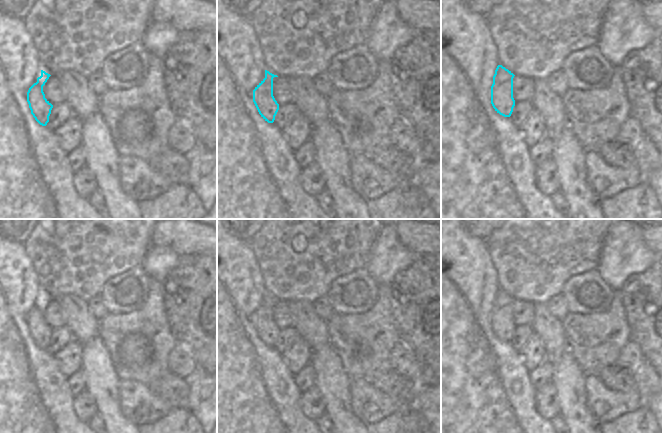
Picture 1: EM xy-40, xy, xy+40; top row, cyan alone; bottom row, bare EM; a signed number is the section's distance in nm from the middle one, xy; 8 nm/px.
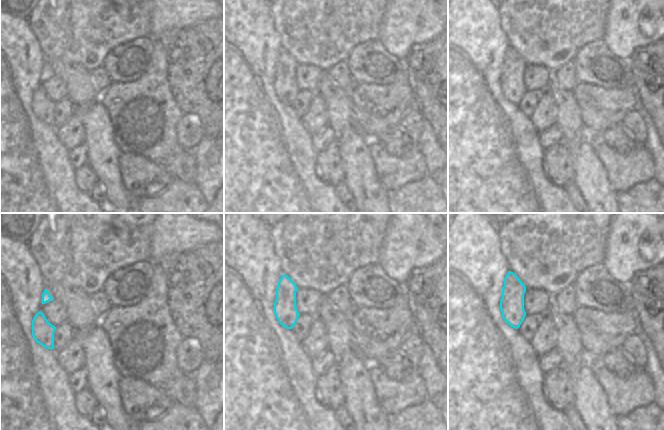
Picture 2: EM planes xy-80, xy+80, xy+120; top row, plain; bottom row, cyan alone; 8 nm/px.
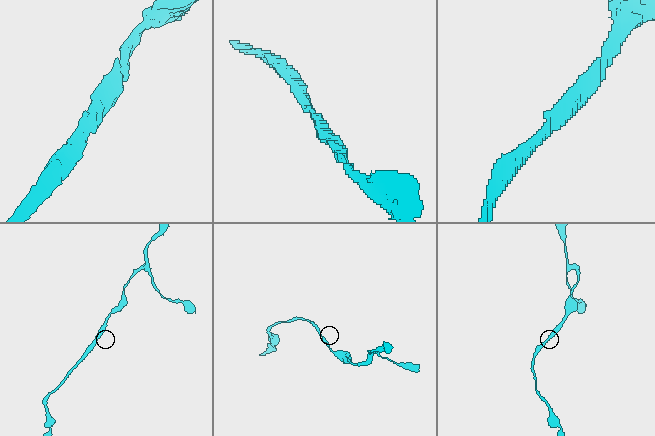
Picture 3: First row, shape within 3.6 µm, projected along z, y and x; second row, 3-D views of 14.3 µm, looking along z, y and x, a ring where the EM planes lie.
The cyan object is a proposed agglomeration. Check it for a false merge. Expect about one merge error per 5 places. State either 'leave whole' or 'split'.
leave whole

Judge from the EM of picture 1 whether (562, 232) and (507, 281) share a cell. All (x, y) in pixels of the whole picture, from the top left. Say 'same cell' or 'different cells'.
same cell

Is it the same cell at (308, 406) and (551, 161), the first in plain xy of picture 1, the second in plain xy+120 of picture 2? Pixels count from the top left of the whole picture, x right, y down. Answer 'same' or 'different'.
same

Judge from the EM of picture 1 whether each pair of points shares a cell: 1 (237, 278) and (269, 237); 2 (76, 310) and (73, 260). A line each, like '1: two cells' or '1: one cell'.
1: two cells
2: two cells

